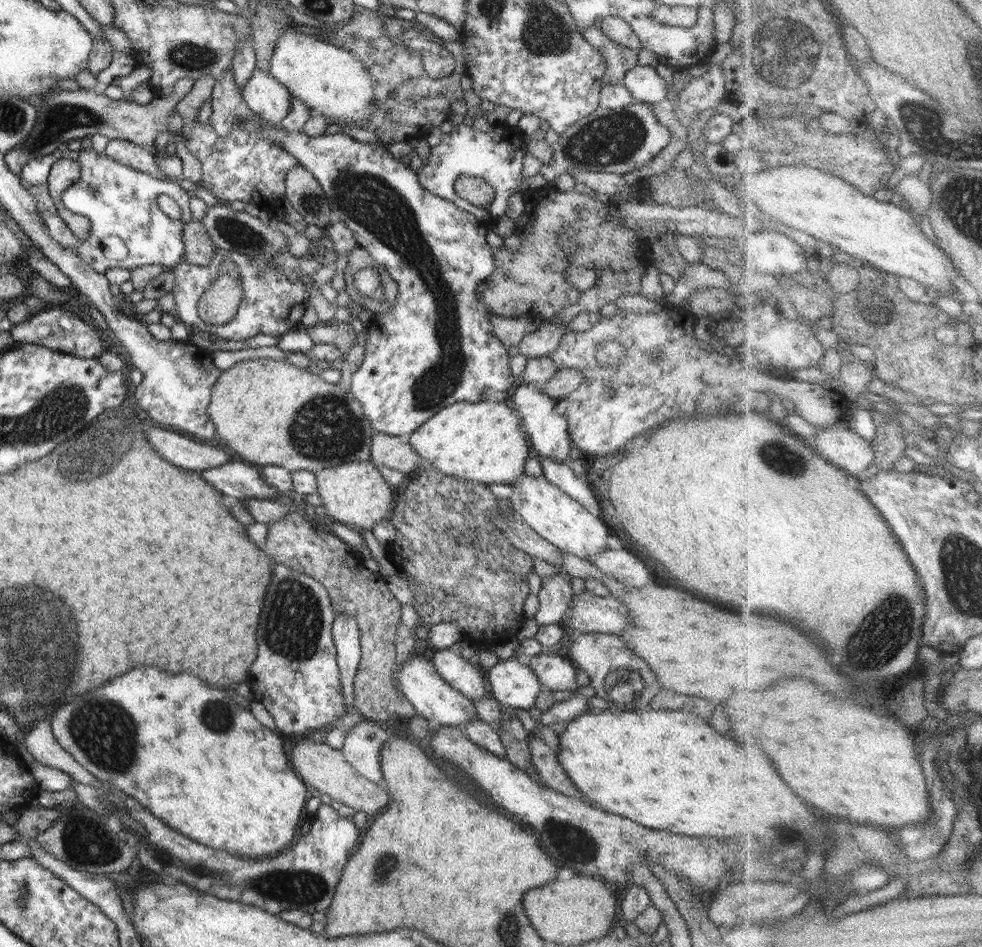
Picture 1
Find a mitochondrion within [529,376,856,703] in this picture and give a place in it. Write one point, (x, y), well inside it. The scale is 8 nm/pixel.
(779, 457)

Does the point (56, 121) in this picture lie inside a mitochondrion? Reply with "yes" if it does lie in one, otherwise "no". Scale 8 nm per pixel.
yes

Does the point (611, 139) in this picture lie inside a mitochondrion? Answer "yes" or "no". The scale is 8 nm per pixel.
yes

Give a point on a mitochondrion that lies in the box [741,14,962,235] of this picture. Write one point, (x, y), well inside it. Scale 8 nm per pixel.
(791, 60)

